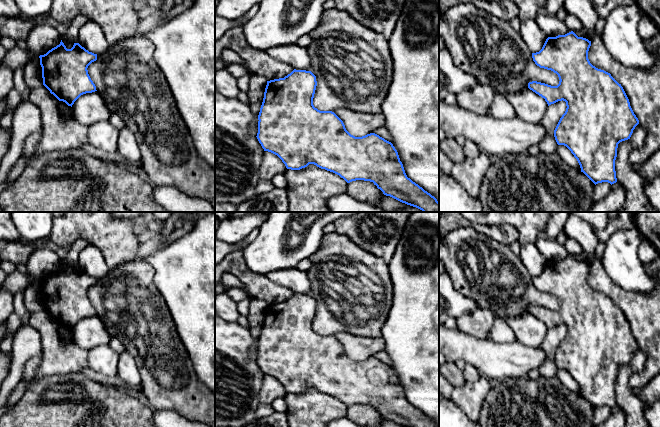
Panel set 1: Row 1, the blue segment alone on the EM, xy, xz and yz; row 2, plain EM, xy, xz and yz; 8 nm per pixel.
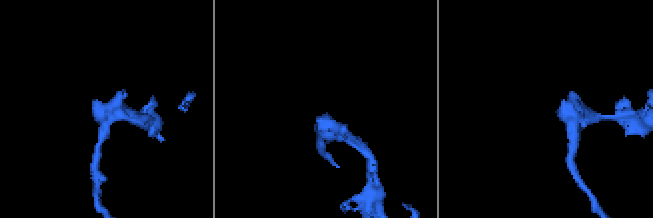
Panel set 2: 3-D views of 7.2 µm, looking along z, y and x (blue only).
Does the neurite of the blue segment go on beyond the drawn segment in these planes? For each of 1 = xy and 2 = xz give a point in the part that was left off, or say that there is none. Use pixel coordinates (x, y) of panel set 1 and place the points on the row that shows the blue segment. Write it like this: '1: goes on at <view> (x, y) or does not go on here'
1: does not go on here
2: does not go on here

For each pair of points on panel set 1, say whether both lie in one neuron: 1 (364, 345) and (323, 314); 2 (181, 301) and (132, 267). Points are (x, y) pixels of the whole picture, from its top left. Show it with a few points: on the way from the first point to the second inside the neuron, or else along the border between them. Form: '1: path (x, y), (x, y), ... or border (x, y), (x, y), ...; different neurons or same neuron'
1: border (333, 335), (338, 332), (348, 332), (371, 338); different neurons
2: border (145, 260), (154, 270), (154, 285), (160, 296); different neurons

